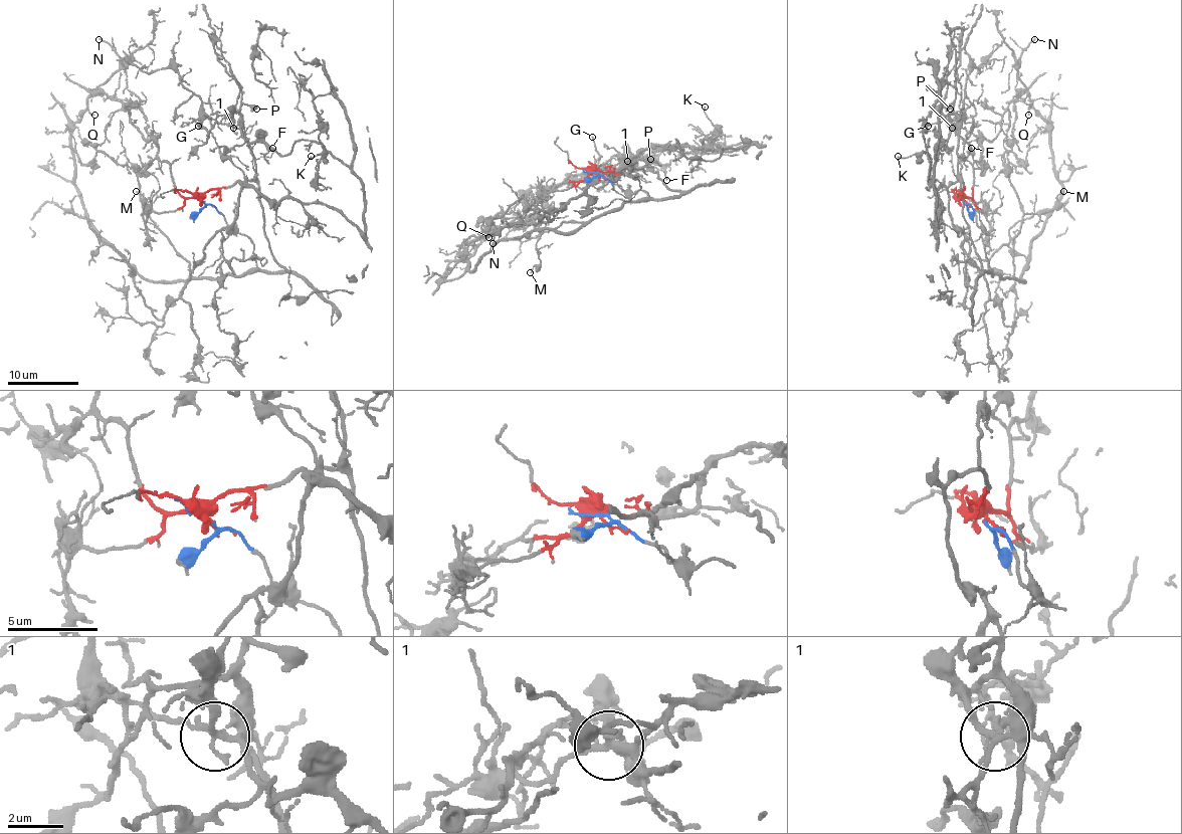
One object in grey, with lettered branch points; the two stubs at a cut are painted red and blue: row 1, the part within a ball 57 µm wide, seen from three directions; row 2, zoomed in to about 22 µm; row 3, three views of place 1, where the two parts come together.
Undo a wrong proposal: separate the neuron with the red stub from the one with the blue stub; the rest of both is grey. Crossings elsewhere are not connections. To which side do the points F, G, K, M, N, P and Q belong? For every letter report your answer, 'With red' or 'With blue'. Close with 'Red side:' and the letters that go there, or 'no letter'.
F: With blue
G: With red
K: With red
M: With blue
N: With blue
P: With blue
Q: With blue
Red side: G, K

